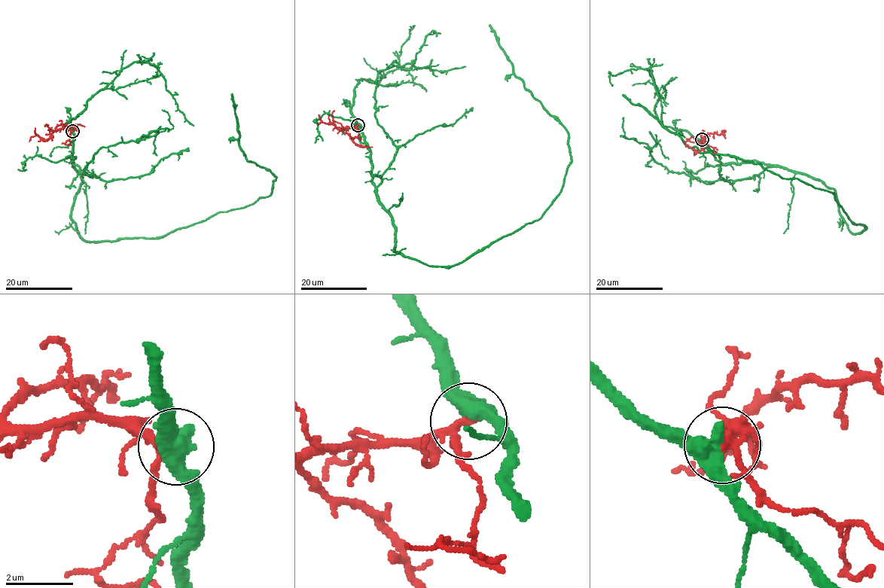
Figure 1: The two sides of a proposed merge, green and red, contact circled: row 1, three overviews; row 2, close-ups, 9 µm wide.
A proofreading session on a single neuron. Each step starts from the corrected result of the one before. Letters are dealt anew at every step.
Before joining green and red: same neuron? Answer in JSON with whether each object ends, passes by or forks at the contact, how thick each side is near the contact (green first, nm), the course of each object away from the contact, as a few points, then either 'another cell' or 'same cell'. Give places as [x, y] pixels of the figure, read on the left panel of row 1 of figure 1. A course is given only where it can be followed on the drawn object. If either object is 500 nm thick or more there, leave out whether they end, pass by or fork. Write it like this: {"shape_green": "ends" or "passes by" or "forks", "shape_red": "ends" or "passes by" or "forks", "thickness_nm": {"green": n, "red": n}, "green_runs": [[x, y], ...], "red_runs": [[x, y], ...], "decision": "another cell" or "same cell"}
{"shape_green": "passes by", "shape_red": "passes by", "thickness_nm": {"green": 480, "red": 220}, "green_runs": [[72, 131], [77, 232], [85, 241], [163, 237], [271, 193], [274, 175], [240, 148], [232, 93]], "red_runs": [[72, 131], [56, 128], [62, 124], [68, 127], [84, 126]], "decision": "another cell"}

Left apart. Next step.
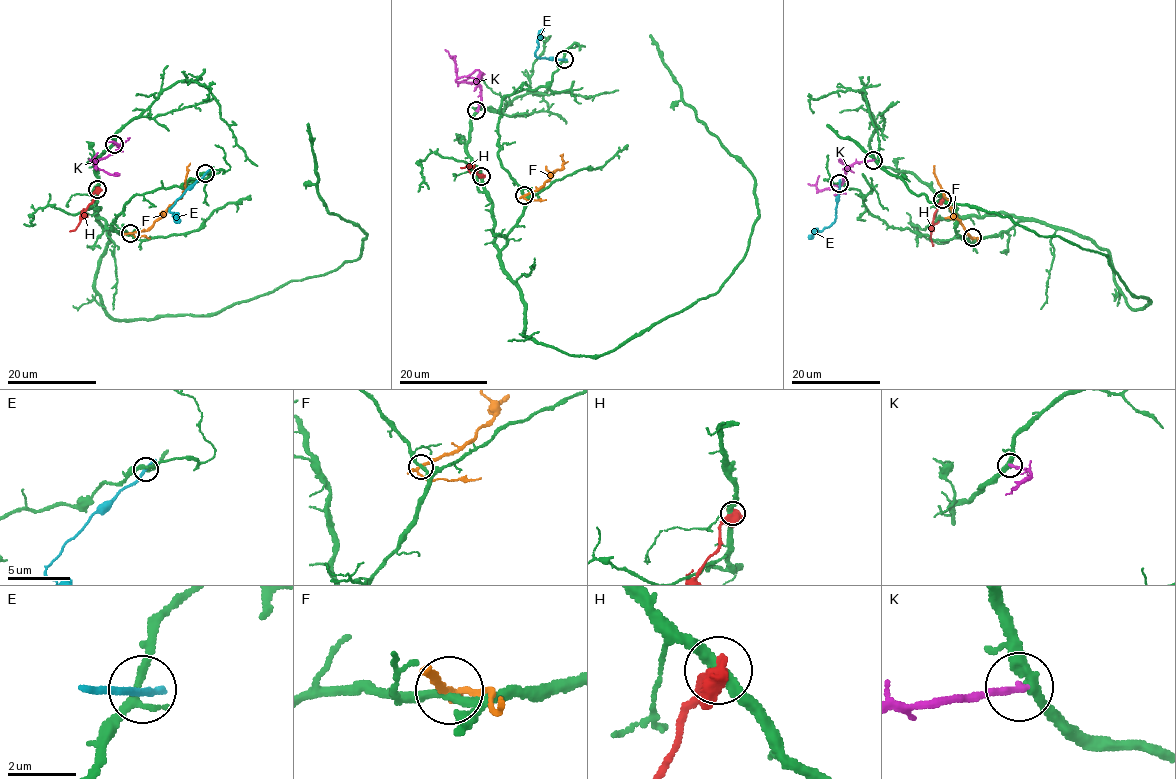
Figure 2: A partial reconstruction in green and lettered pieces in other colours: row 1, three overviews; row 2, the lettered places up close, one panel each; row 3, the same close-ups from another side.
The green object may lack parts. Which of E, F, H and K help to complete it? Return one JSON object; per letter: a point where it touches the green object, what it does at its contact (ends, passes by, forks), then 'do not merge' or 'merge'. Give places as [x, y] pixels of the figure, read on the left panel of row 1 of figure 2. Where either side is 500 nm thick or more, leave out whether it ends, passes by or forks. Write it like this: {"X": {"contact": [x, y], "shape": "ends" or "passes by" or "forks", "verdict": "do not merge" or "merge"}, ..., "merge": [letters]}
{"E": {"contact": [205, 173], "shape": "ends", "verdict": "do not merge"}, "F": {"contact": [130, 233], "shape": "forks", "verdict": "do not merge"}, "H": {"contact": [97, 189], "verdict": "do not merge"}, "K": {"contact": [114, 144], "shape": "ends", "verdict": "merge"}, "merge": ["K"]}

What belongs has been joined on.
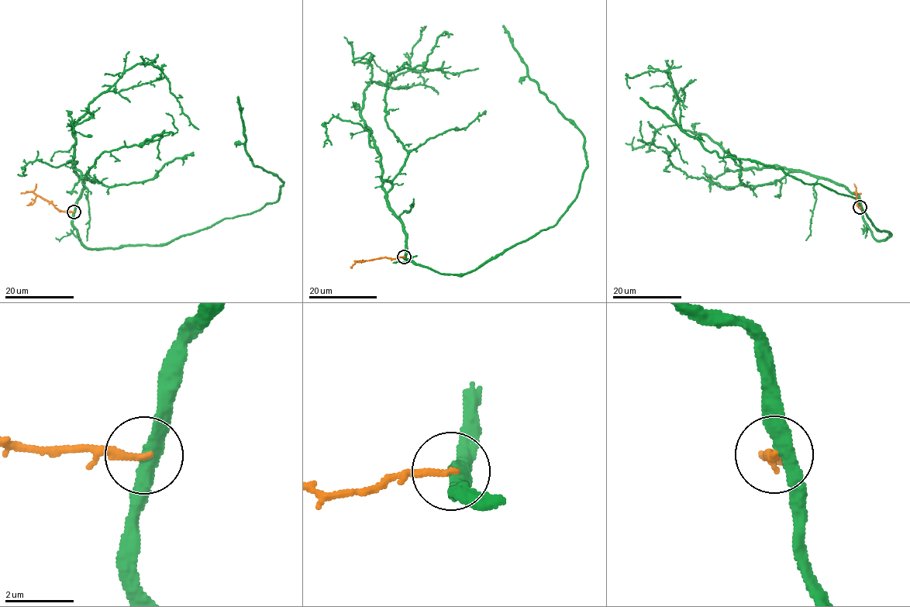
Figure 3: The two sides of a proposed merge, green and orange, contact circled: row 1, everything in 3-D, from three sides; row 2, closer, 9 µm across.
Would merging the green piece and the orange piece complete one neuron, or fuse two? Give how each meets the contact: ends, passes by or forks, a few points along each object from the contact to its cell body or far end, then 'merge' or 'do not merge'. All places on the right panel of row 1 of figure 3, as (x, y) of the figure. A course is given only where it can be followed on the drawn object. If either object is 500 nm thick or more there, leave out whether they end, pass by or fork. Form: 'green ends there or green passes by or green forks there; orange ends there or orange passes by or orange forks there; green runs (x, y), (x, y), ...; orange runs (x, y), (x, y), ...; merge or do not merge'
green passes by; orange ends there; green runs (860, 208), (872, 236), (877, 240), (891, 235), (877, 229), (857, 198), (781, 169), (710, 152), (640, 97); orange runs (860, 208), (855, 192), (861, 193); do not merge

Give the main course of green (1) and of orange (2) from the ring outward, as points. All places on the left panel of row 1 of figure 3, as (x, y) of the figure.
1: (74, 212), (87, 248), (122, 247), (167, 244), (278, 199), (283, 182), (246, 153), (238, 96)
2: (74, 212), (57, 210), (32, 191), (22, 192)

